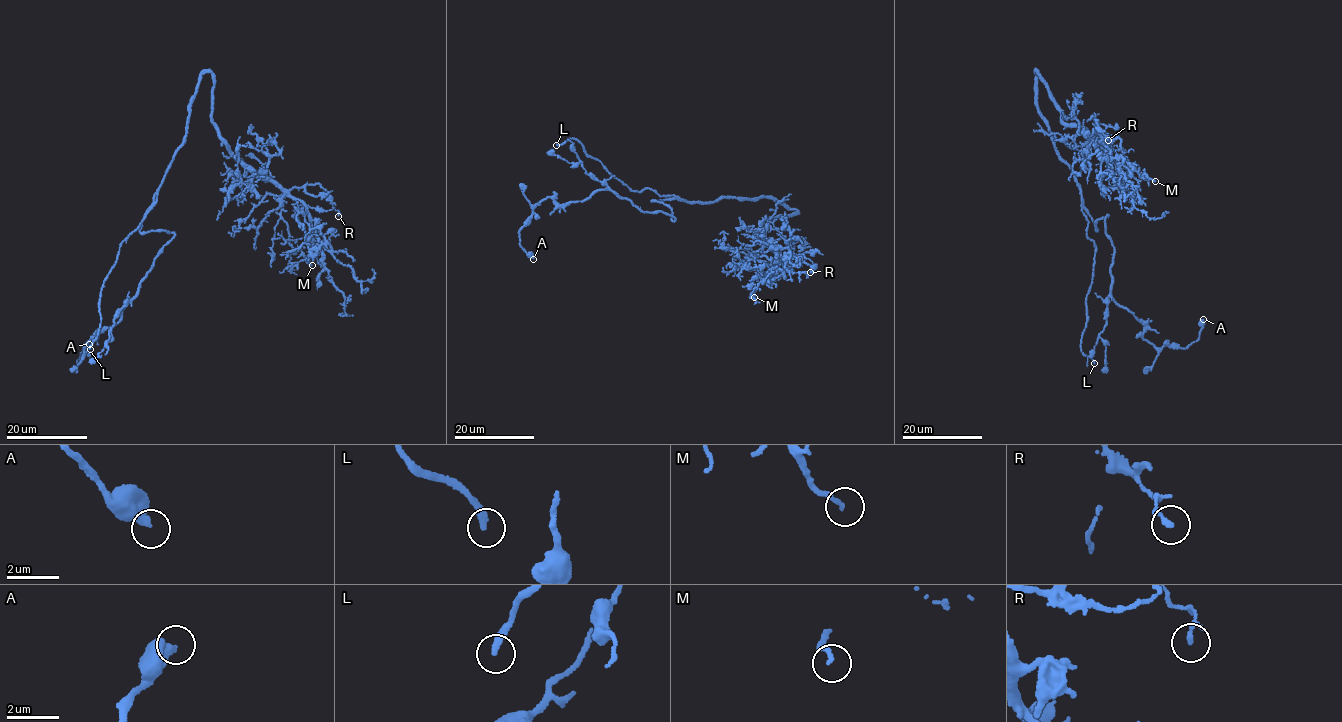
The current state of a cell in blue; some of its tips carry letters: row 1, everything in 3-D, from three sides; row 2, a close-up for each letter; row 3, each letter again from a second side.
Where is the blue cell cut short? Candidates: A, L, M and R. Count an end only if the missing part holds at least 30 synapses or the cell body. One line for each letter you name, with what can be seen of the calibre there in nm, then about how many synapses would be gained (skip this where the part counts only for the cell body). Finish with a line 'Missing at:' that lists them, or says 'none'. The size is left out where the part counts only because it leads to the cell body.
L: 260 nm
Missing at: L

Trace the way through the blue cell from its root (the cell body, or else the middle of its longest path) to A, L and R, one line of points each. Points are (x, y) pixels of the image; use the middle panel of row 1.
A: (758, 197), (652, 201), (671, 209), (673, 221), (610, 190), (560, 205), (548, 197), (519, 232), (533, 259)
L: (758, 197), (722, 196), (712, 201), (689, 202), (649, 189), (633, 191), (583, 151), (576, 139), (556, 145)
R: (758, 197), (797, 210), (766, 218), (763, 237), (784, 259), (796, 256), (813, 265), (810, 272)

